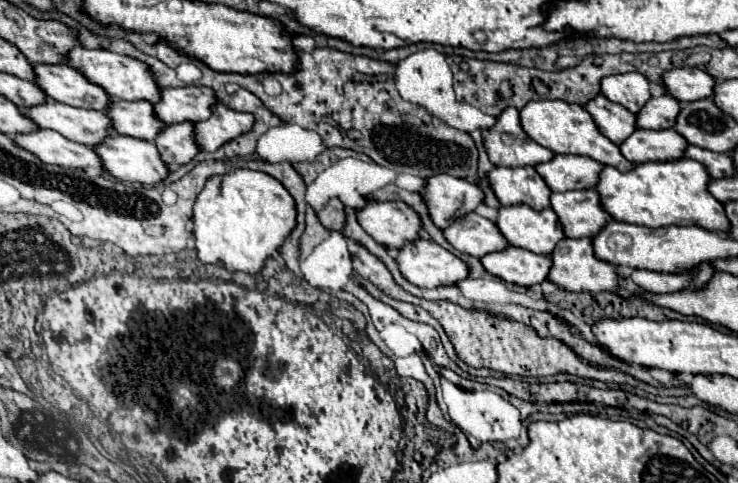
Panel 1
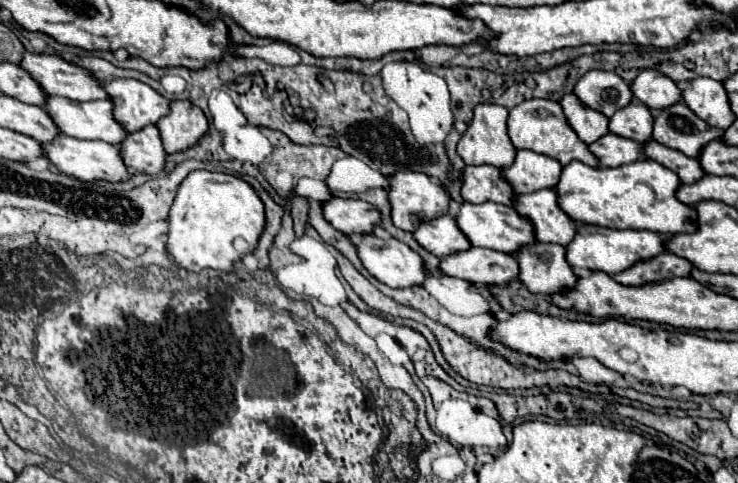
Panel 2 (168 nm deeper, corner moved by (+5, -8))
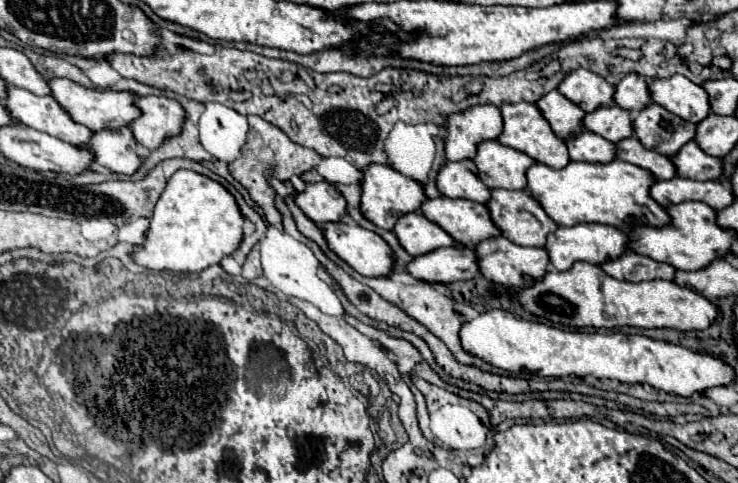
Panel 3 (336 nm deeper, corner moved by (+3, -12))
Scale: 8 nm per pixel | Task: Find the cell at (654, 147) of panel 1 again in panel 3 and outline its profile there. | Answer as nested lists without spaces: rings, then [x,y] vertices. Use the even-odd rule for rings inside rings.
[[[581,132],[575,140],[567,140],[569,156],[575,162],[591,162],[591,164],[609,164],[615,160],[615,144],[595,136],[595,132]]]

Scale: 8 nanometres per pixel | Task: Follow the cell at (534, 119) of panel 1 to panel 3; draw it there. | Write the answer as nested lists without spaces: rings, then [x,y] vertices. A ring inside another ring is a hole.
[[[529,102],[503,104],[501,112],[503,112],[503,132],[499,136],[499,142],[503,146],[525,152],[527,156],[535,158],[539,164],[545,164],[545,166],[551,166],[551,168],[565,168],[569,164],[567,144],[563,142],[563,138],[555,136],[555,132],[551,130],[549,122],[543,116],[543,112],[539,110],[539,106],[529,104]]]

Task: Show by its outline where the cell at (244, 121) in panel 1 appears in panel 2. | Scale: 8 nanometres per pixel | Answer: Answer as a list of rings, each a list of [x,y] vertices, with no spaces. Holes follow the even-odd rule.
[[[189,100],[169,102],[169,112],[157,120],[157,130],[161,132],[161,142],[167,154],[175,154],[193,146],[207,130],[207,118],[201,108]]]

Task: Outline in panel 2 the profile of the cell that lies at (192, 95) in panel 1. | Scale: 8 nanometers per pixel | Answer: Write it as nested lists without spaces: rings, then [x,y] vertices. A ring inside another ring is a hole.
[[[115,78],[101,82],[101,86],[113,104],[113,116],[117,116],[117,122],[127,132],[137,132],[147,124],[155,124],[169,112],[169,100],[143,82]]]

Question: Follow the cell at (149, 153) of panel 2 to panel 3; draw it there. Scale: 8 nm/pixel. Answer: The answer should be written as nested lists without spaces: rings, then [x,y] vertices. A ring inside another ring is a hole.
[[[129,128],[99,130],[87,144],[95,154],[95,162],[117,174],[135,174],[143,164],[143,156],[137,154],[137,140]]]

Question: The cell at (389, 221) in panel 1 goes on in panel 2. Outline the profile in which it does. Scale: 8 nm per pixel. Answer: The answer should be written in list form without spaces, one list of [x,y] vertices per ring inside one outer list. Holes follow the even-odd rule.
[[[337,198],[323,202],[325,220],[343,234],[365,234],[379,224],[379,210],[363,200]]]

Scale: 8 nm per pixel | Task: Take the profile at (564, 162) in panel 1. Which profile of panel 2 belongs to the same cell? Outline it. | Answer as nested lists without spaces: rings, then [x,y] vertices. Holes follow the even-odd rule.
[[[517,150],[515,162],[509,168],[501,168],[501,176],[509,182],[509,186],[513,188],[515,194],[529,194],[535,190],[543,190],[543,188],[553,188],[559,180],[561,174],[561,164],[545,154],[537,154],[537,152],[529,152],[529,150]]]

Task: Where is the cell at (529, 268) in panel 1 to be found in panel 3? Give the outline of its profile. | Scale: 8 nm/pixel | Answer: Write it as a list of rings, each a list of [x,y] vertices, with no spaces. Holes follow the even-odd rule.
[[[437,248],[429,254],[413,258],[409,274],[425,282],[461,282],[479,274],[479,258],[469,248]]]

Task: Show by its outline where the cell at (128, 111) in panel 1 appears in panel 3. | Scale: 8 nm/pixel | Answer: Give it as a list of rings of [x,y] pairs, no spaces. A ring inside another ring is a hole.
[[[9,86],[9,96],[3,100],[3,104],[17,122],[47,132],[63,142],[83,146],[93,136],[93,130],[75,122],[69,112],[51,96],[35,96],[23,88]]]

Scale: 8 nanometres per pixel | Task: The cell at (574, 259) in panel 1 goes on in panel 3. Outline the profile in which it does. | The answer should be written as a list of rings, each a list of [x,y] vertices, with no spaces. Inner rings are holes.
[[[497,236],[481,242],[475,248],[475,254],[479,256],[481,274],[487,280],[501,286],[513,286],[513,288],[531,288],[535,282],[543,280],[551,262],[545,248],[523,248],[519,244],[513,244],[505,236]]]

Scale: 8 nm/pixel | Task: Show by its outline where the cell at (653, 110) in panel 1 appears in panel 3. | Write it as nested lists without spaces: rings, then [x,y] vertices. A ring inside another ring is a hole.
[[[619,106],[599,108],[591,114],[585,114],[583,124],[587,130],[603,136],[609,142],[619,142],[633,136],[631,114]]]

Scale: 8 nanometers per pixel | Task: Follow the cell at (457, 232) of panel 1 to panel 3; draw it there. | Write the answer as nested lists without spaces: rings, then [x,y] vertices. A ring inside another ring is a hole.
[[[419,212],[399,218],[393,232],[411,256],[423,256],[437,248],[447,248],[455,244],[455,240],[443,228],[439,228],[435,222],[427,220]]]

